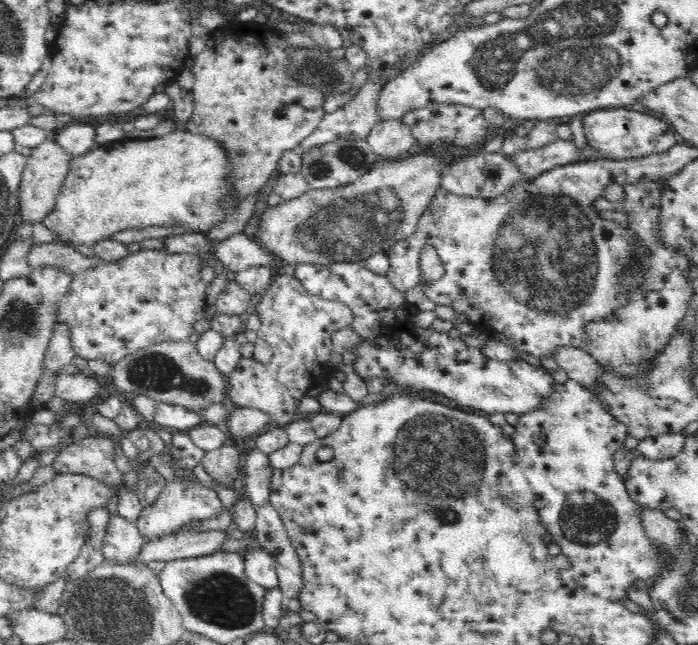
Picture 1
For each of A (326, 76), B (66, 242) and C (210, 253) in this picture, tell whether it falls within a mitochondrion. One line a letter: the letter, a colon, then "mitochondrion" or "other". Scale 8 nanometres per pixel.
A: mitochondrion
B: other
C: other

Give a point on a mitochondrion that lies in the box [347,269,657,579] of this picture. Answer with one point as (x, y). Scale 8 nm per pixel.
(439, 461)

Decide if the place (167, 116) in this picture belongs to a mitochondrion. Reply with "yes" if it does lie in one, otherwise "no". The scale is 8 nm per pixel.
no

